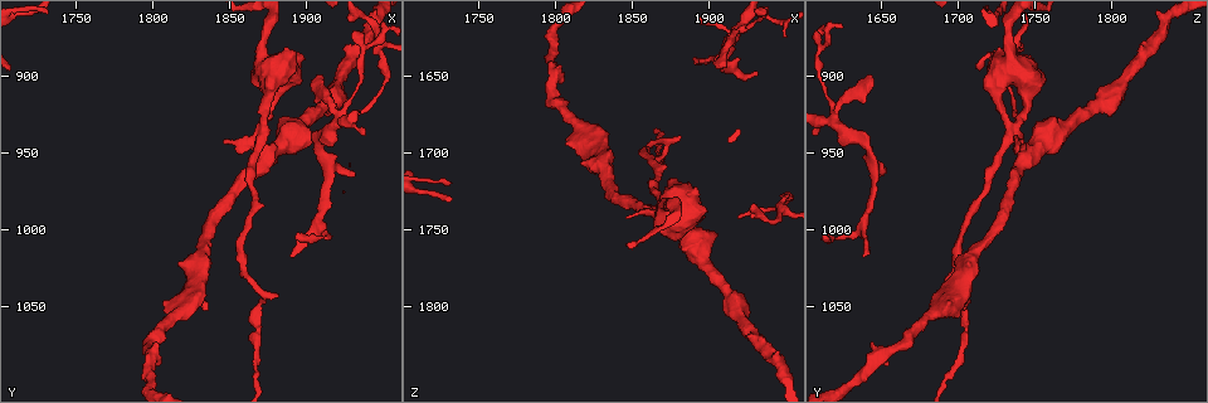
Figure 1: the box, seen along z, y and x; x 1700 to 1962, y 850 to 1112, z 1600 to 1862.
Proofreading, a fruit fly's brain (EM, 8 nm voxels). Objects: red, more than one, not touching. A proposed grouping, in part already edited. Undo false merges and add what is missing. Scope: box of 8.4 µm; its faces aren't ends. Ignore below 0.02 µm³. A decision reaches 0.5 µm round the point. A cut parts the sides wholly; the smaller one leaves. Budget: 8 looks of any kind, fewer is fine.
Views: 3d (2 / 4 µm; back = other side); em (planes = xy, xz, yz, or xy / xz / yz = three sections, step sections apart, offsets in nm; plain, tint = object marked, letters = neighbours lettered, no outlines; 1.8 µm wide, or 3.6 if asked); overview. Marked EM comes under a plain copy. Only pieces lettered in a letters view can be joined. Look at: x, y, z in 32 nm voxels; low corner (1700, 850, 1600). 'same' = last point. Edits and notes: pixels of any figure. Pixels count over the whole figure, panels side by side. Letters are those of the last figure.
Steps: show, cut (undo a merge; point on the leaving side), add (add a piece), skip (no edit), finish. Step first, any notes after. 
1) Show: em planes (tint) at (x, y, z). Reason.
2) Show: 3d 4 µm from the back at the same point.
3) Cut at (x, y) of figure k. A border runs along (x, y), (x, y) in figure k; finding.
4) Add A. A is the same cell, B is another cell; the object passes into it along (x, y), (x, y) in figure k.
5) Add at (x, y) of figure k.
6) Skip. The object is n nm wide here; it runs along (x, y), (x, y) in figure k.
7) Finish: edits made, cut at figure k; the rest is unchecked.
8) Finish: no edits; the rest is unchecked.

Show: 3d 2 µm at (1932, 962, 1648). An open end.

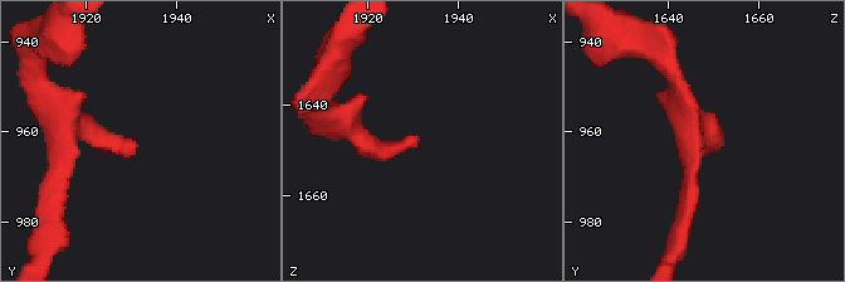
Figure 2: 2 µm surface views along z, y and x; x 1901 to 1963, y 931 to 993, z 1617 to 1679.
Show: em planes (letters) at (1932, 963, 1648).

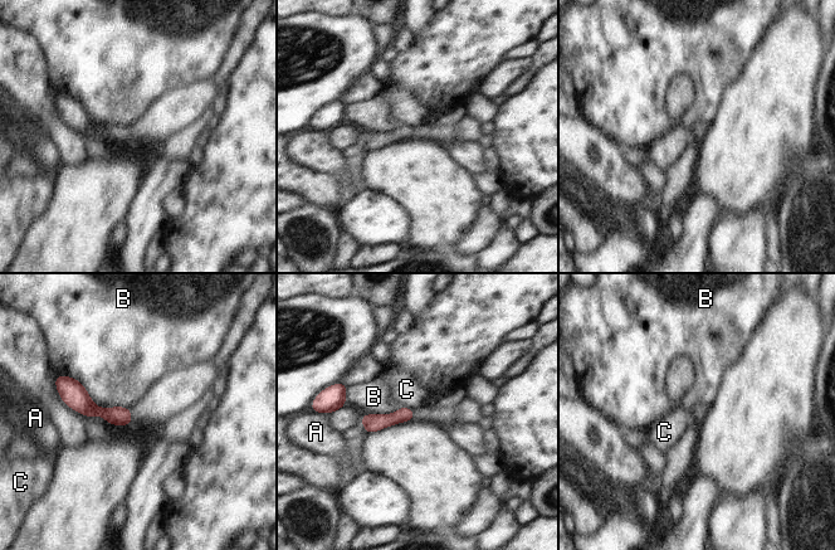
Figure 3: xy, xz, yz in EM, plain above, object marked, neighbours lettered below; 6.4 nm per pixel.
Skip. The object is 100 nm wide here; A, B and C are other cells; a border runs along (401, 405), (414, 410) in figure 3; none of them fits.

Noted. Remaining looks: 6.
Show: 3d 4 µm at (1872, 950, 1742). Three-way junction.

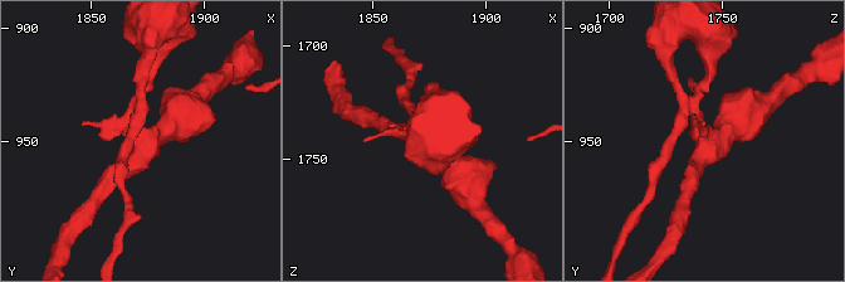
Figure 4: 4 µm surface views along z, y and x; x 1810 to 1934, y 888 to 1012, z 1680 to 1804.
Show: em planes (tint) at (1871, 951, 1741).

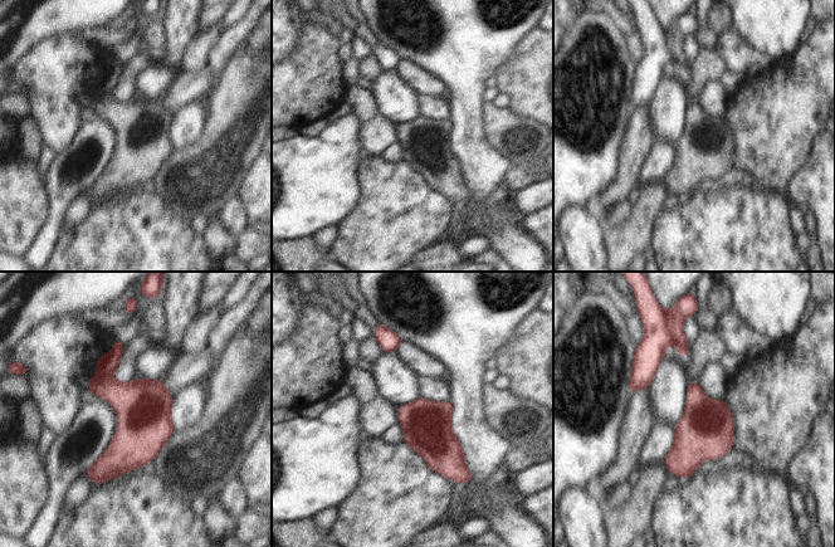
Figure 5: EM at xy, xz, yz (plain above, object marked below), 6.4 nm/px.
Show: em planes (letters) at the same point.

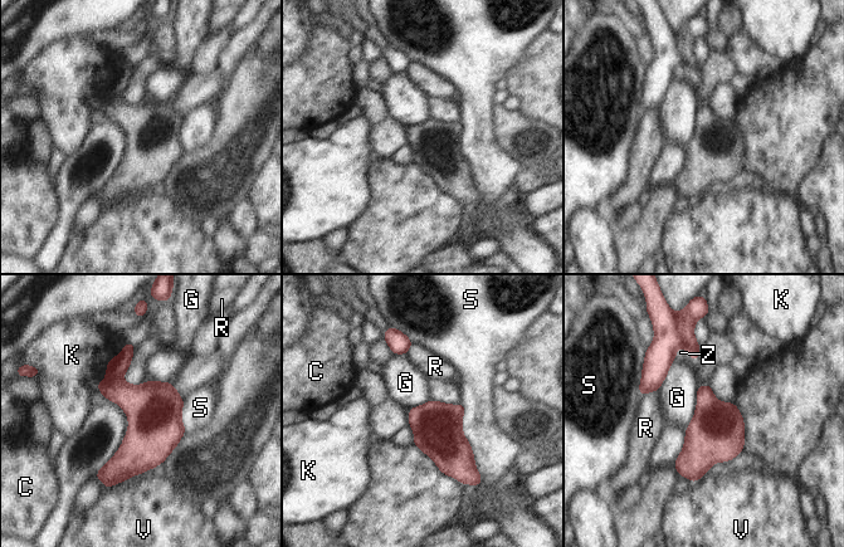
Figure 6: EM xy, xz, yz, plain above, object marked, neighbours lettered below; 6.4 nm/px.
Cut at (117, 366) of figure 6. The object is 320 nm wide here; C, G, K, R, S, V and Z are other cells; a border runs along (121, 376), (108, 379) in figure 6; a second cell is stuck on.

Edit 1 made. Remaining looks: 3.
Show: 3d 4 µm at (1910, 898, 1640). An open end.

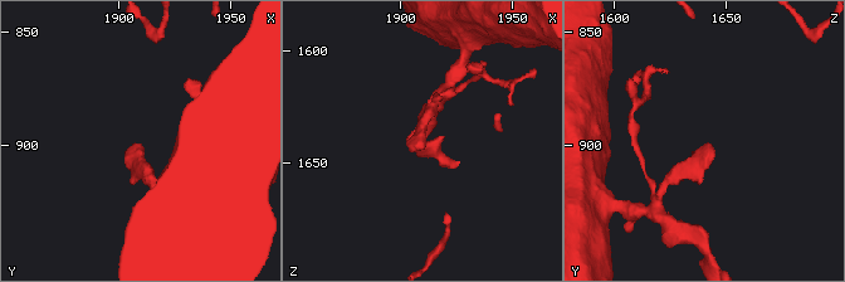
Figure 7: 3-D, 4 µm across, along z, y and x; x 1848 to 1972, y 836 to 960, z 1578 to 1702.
Show: em xz step 8 (letters) at (1909, 900, 1642). Need the tissue.

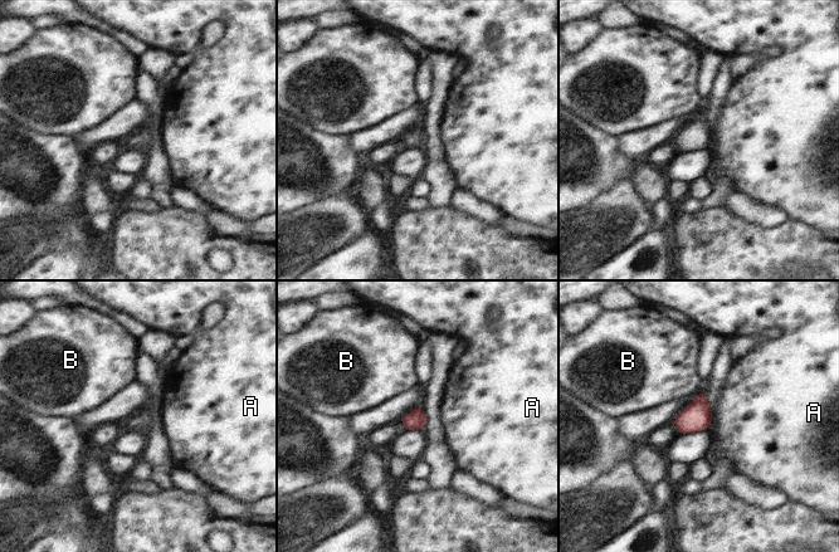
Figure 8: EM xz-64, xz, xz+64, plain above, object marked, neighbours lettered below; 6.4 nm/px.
Skip. The longest contact is with B, 70 nm; A and B are other cells; a border runs along (711, 413), (713, 418) in figure 8; none of them fits.

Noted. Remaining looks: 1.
Finish: edits made, cut at figure 6; the rest is unchecked.

